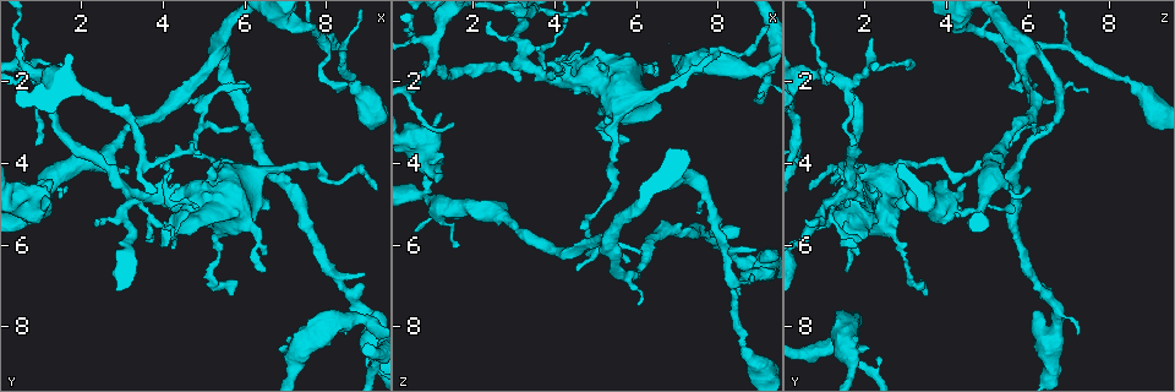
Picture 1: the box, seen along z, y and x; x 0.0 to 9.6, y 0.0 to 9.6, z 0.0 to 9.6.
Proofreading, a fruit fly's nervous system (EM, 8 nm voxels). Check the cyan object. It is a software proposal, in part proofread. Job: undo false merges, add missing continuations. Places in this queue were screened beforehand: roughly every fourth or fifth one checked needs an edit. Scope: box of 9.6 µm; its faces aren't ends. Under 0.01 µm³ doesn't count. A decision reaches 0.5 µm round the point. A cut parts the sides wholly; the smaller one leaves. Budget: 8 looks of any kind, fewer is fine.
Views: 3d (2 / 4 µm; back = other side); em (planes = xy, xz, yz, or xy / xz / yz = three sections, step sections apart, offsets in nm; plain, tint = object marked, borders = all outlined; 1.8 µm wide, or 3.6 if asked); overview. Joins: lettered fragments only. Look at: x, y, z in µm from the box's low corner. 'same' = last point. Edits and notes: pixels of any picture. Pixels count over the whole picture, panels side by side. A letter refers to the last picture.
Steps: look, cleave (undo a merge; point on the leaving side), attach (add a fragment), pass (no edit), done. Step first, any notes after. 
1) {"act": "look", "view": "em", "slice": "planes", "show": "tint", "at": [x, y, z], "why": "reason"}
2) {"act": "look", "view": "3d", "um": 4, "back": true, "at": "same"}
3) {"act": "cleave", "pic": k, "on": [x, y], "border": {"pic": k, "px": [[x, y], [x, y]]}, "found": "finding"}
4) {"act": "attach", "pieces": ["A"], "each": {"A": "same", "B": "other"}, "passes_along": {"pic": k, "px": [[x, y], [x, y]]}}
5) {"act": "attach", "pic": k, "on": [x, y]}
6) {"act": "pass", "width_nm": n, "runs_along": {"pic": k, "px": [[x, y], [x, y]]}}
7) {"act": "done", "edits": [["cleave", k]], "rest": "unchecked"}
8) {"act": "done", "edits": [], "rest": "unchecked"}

{"act": "look", "view": "3d", "um": 2, "at": [1.20, 5.05, 2.80], "why": "an open end"}

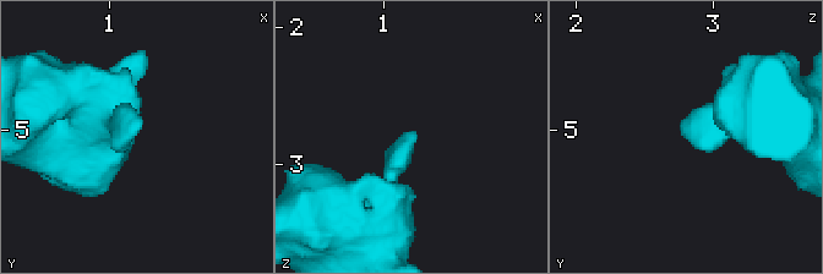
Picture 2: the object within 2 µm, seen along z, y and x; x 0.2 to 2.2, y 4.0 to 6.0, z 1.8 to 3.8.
{"act": "look", "view": "em", "um": 3.6, "slice": "xy", "step": 8, "show": "borders", "at": [1.18, 5.02, 2.76], "why": "now the EM"}

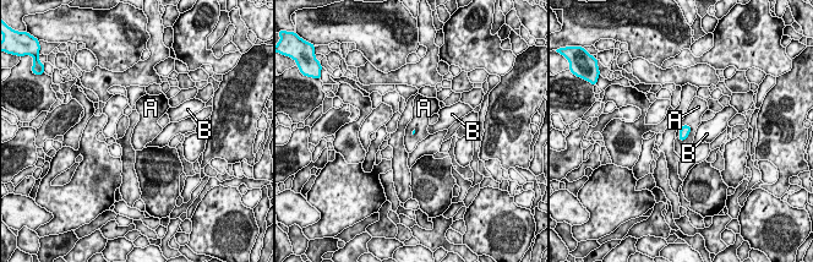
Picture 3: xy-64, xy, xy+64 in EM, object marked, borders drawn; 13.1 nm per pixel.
{"act": "look", "view": "em", "um": 3.6, "slice": "planes", "show": "borders", "at": "same"}

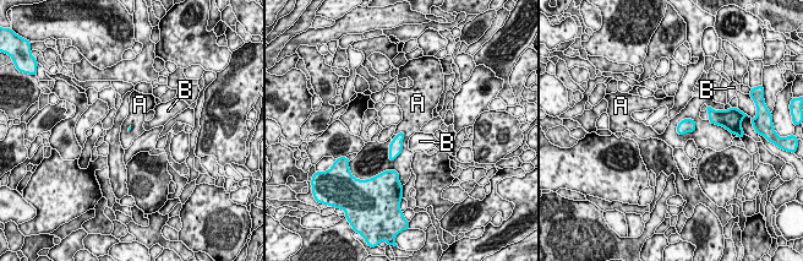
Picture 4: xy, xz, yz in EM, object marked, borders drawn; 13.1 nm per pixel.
{"act": "pass", "longest_contact_nm": ["A", 440], "each": {"A": "other", "B": "other"}, "border": {"pic": 4, "px": [[403, 131], [403, 148], [391, 162]]}, "found": "no lettered fragment goes on from it"}

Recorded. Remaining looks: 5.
{"act": "look", "view": "em", "slice": "xy", "step": 8, "show": "tint", "at": [4.15, 4.45, 1.80], "why": "calibre changes"}

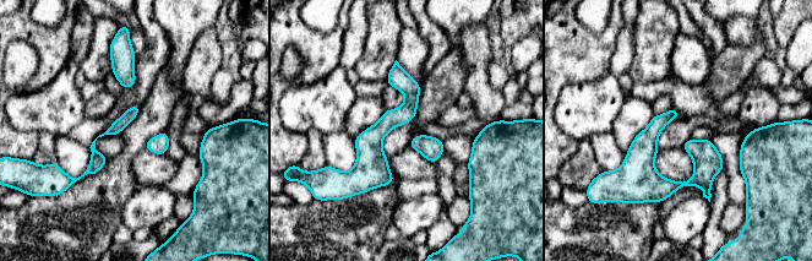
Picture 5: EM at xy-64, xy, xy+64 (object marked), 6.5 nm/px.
{"act": "look", "view": "em", "slice": "planes", "show": "borders", "at": "same", "why": "another direction"}

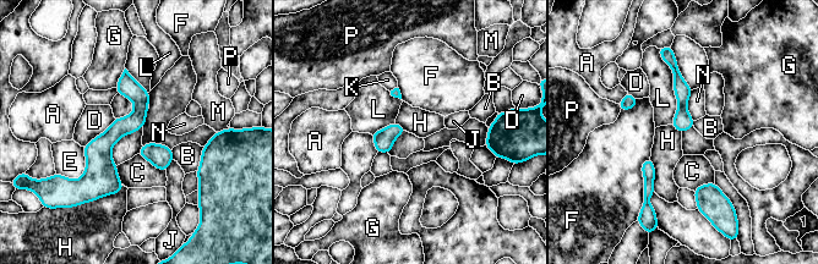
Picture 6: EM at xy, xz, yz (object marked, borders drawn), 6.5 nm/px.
{"act": "pass", "longest_contact_nm": ["L", 460], "each": {"A": "other", "B": "other", "C": "other", "D": "other", "E": "other", "F": "other", "G": "other", "H": "other", "J": "other", "K": "other", "L": "other", "M": "other", "N": "other", "P": "other"}, "runs_along": {"pic": 6, "px": [[125, 75], [138, 111], [101, 147], [94, 196]]}, "found": "all the same neuron"}

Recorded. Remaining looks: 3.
{"act": "look", "view": "3d", "um": 4, "back": true, "at": [6.80, 8.50, 2.10], "why": "free end"}

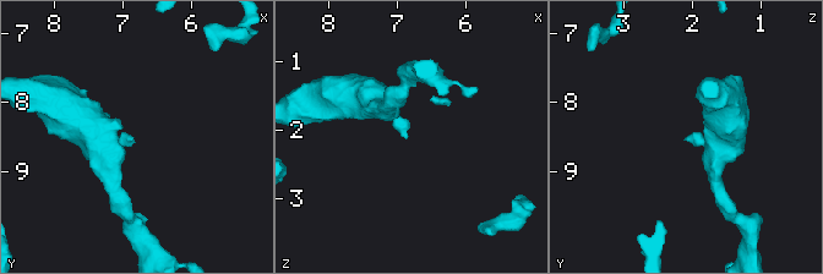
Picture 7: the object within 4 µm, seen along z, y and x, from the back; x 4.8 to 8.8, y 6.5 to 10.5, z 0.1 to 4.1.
{"act": "look", "view": "em", "slice": "xy", "step": 16, "show": "borders", "at": [6.80, 8.50, 2.10]}

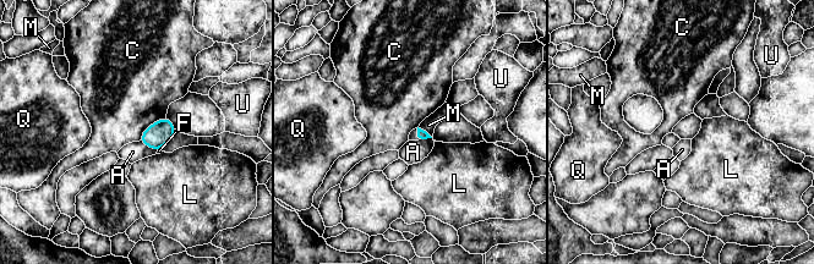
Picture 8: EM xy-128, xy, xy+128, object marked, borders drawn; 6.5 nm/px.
{"act": "pass", "each": {"A": "other", "C": "other", "F": "other", "L": "other", "M": "other", "Q": "other", "U": "other"}, "border": {"pic": 8, "px": [[165, 116], [149, 125], [140, 139]]}, "found": "none of them fits"}

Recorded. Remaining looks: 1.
{"act": "done", "edits": [], "rest": "unchecked"}

